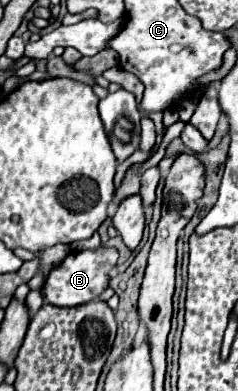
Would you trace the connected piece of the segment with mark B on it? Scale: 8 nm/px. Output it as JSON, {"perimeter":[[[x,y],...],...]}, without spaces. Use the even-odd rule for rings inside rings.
{"perimeter":[[[98,247],[94,251],[74,251],[70,253],[52,273],[48,275],[42,295],[50,305],[56,307],[76,307],[82,303],[90,303],[98,299],[98,295],[108,287],[108,275],[112,267],[116,267],[118,261],[118,251],[116,249],[106,249]]]}

